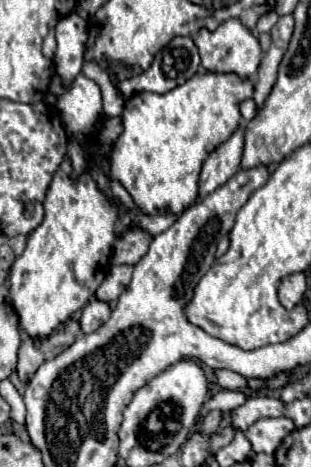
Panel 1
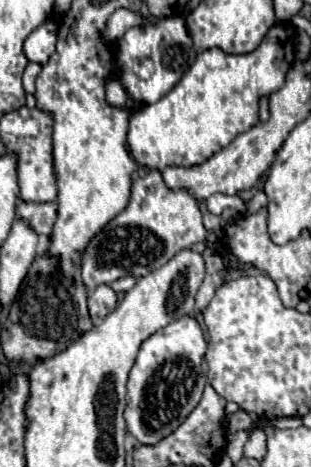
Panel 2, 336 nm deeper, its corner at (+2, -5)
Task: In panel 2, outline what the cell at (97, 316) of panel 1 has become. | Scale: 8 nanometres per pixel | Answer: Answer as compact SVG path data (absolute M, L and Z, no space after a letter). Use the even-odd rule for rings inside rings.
M99 285L89 295L89 313L91 319L103 319L107 317L117 305L117 293L109 285Z

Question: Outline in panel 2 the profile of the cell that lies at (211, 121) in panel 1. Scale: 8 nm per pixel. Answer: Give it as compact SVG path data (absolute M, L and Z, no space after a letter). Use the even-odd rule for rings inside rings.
M277 23L263 37L261 45L251 53L229 55L219 47L205 49L203 53L199 53L191 69L165 97L161 97L153 105L141 105L135 113L131 113L127 143L133 159L139 165L159 169L159 171L163 171L163 167L167 165L191 167L207 161L213 153L227 147L239 133L249 131L259 121L259 99L269 97L285 83L285 75L291 67L289 53L295 59L293 39L295 39L295 27L291 23Z

